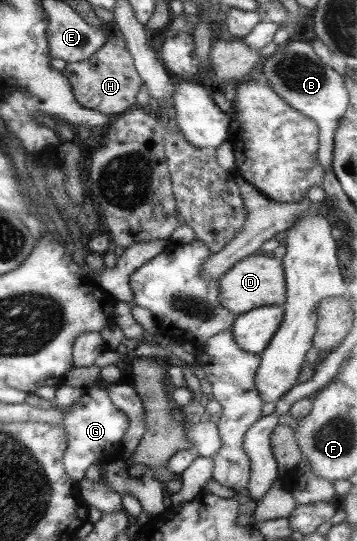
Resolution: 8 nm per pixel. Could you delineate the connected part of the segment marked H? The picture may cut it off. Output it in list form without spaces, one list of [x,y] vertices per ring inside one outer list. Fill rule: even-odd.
[[[114,33],[87,60],[66,63],[62,74],[70,83],[75,101],[81,107],[113,117],[121,115],[136,102],[135,96],[142,85],[136,74],[132,56],[125,47],[125,39],[118,33]]]

